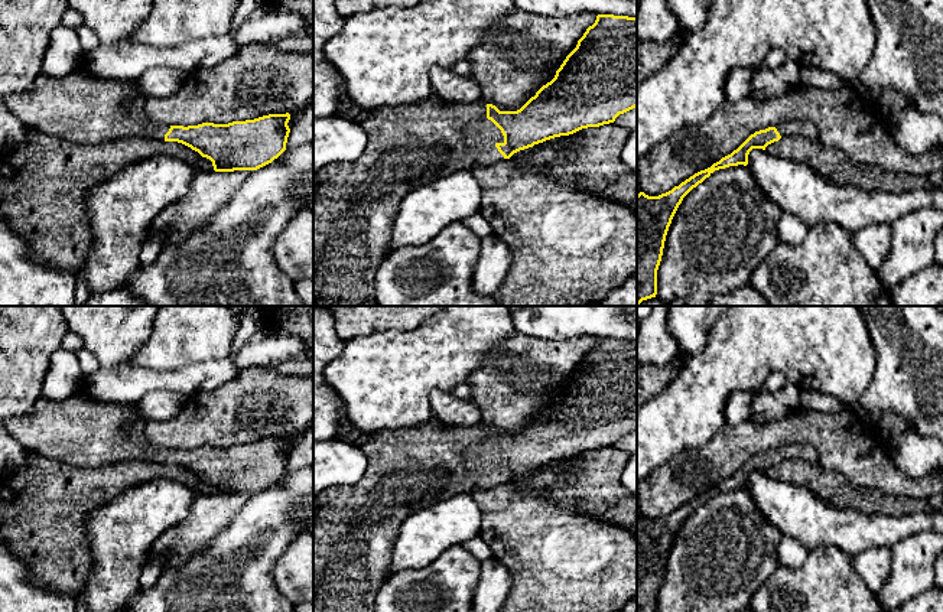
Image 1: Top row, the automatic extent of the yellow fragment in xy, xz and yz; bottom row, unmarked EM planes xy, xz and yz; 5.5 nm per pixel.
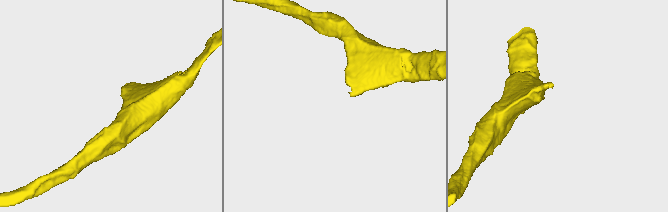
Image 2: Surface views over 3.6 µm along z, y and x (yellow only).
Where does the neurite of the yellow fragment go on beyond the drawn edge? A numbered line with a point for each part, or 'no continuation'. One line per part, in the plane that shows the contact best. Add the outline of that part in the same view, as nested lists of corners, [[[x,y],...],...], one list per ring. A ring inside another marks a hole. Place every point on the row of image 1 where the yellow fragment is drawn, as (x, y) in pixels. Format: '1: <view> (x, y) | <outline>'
1: xz (355, 202) | [[[429,98],[410,105],[384,105],[380,108],[371,108],[370,115],[358,124],[362,127],[368,139],[362,153],[355,160],[331,163],[313,173],[313,299],[316,306],[377,306],[375,271],[388,254],[391,227],[403,198],[412,191],[420,189],[422,186],[436,179],[446,178],[458,170],[474,169],[477,166],[491,165],[504,159],[495,147],[497,143],[504,143],[504,136],[501,130],[487,118],[487,102],[484,98],[468,104]]]

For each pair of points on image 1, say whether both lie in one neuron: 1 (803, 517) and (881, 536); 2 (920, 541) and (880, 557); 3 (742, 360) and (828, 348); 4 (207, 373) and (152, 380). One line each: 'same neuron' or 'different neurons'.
1: same neuron
2: different neurons
3: same neuron
4: same neuron

